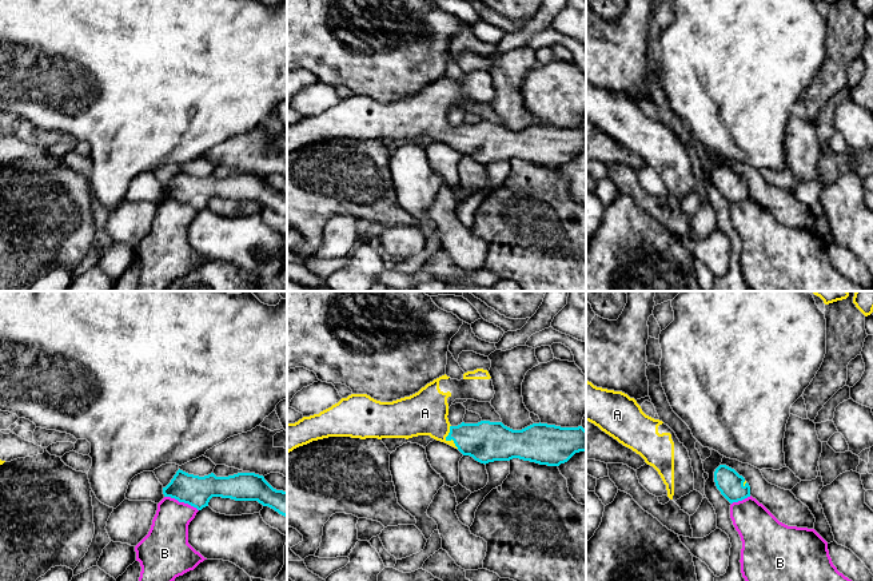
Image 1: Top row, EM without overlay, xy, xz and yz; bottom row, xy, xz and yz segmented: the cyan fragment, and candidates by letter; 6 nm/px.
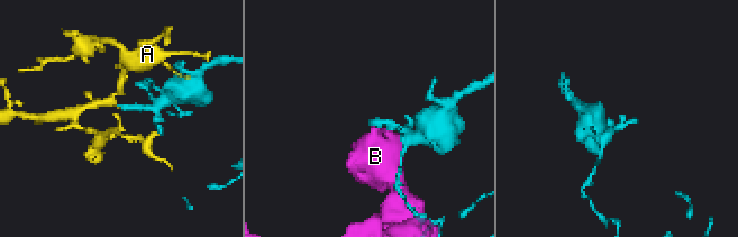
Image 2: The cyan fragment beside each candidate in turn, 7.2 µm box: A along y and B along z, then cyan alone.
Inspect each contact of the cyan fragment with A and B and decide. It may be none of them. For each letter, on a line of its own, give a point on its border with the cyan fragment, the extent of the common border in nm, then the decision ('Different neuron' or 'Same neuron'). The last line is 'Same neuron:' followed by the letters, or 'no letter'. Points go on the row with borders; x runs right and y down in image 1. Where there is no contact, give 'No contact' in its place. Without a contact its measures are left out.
A: Touches cyan at xz (446, 438). Shared border 150 nm. Same neuron
B: Touches cyan at xy (182, 501). Shared border 220 nm. Different neuron
Same neuron: A

